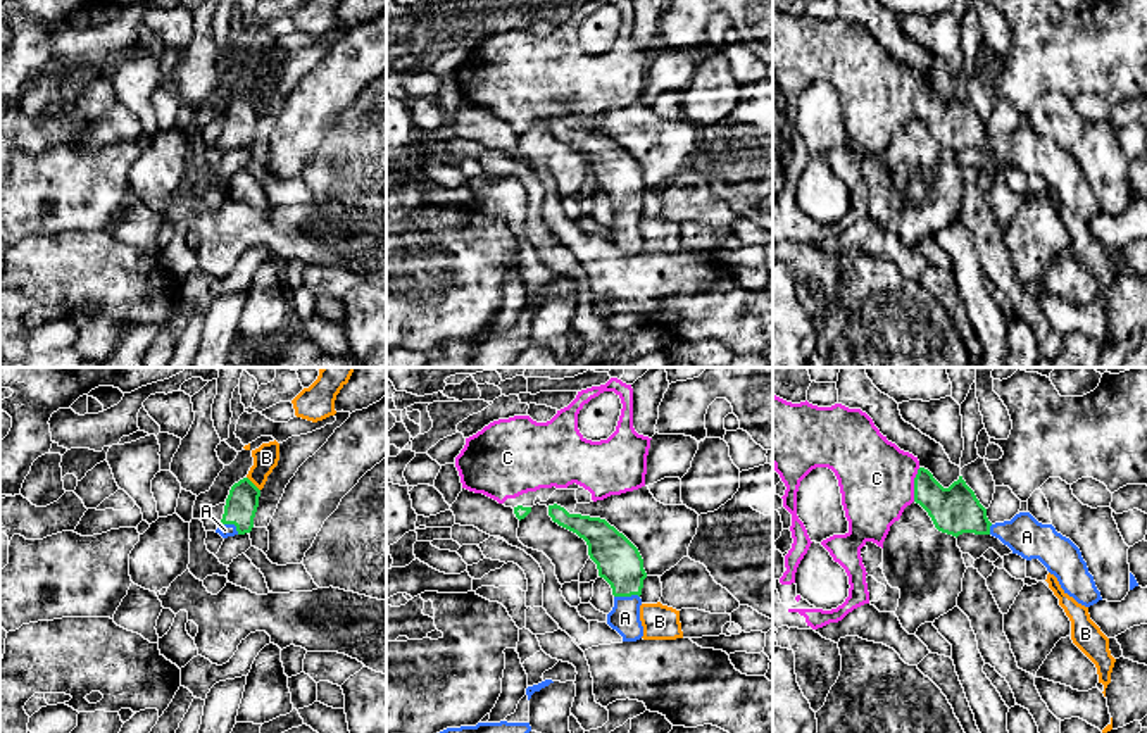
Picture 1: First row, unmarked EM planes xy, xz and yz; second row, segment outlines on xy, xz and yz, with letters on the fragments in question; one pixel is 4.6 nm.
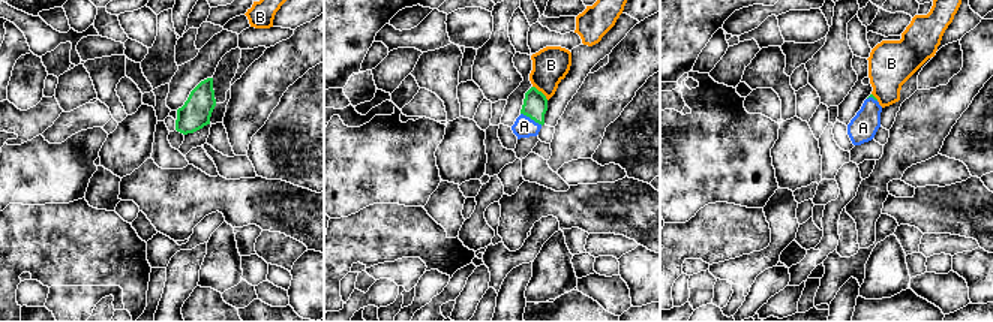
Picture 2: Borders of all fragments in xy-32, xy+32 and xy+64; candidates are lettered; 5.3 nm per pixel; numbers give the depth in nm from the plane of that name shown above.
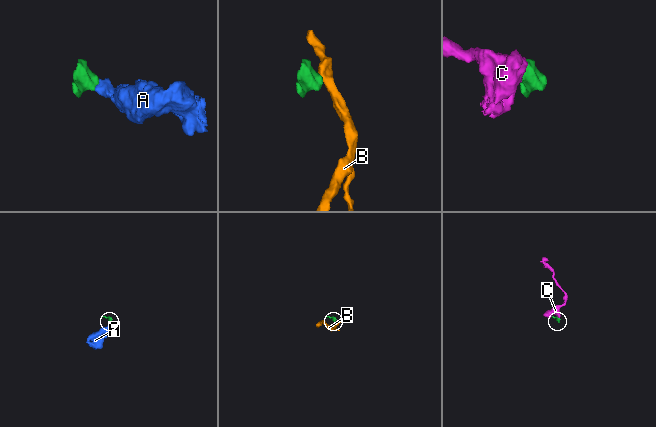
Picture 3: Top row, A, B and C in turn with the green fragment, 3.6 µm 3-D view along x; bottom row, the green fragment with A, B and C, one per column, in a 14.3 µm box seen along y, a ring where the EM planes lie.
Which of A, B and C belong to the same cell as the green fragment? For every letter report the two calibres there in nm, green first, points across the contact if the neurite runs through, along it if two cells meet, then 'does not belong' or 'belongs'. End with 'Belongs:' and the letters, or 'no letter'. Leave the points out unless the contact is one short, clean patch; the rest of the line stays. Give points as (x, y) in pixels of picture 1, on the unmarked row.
A: 200 nm thick on the green side, 140 nm on the other; runs through xz (618, 175), (626, 192), (626, 209), (625, 231); belongs
B: 150 nm thick on the green side, 120 nm on the other; border along xy (247, 90), (259, 104); does not belong
C: 220 nm thick on the green side, 360 nm on the other; belongs
Belongs: A, C

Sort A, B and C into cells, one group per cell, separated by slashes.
A C / B

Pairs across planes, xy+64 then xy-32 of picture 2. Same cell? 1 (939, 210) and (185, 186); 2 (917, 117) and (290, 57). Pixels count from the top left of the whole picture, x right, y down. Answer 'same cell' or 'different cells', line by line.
1: same cell
2: same cell

